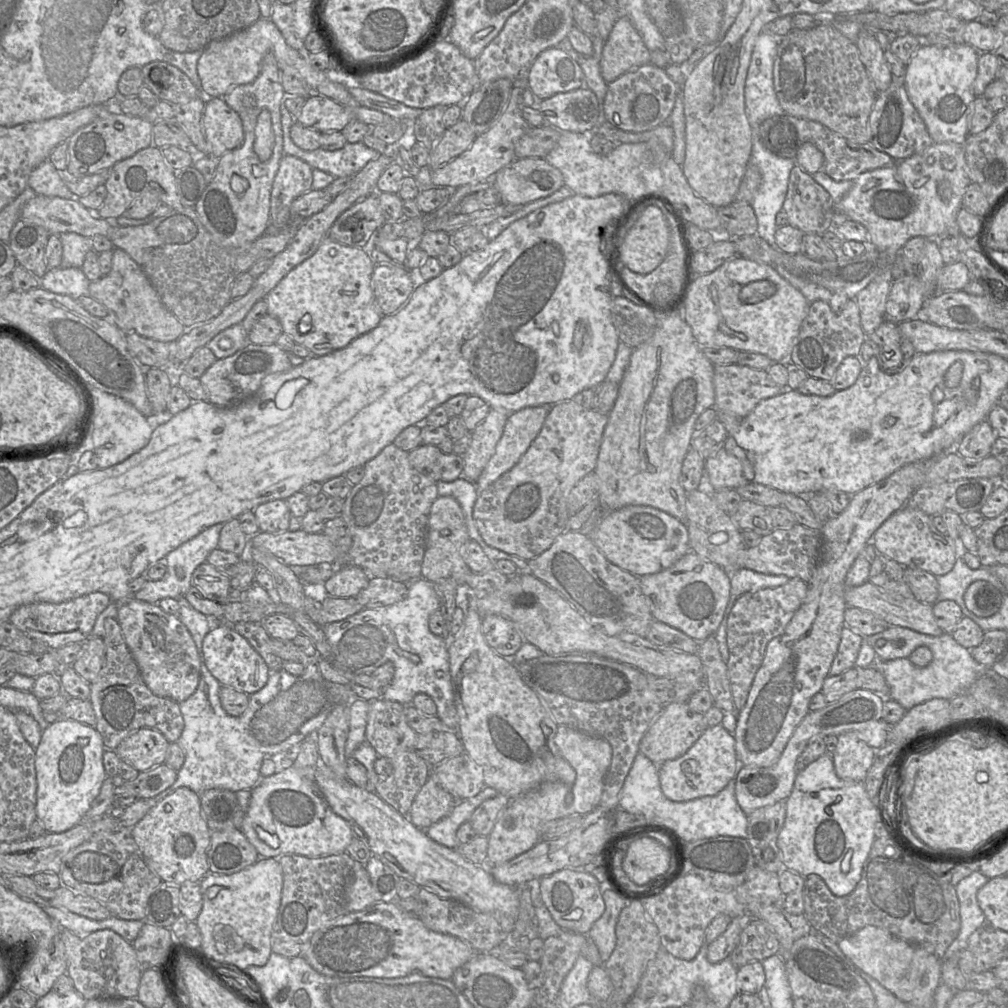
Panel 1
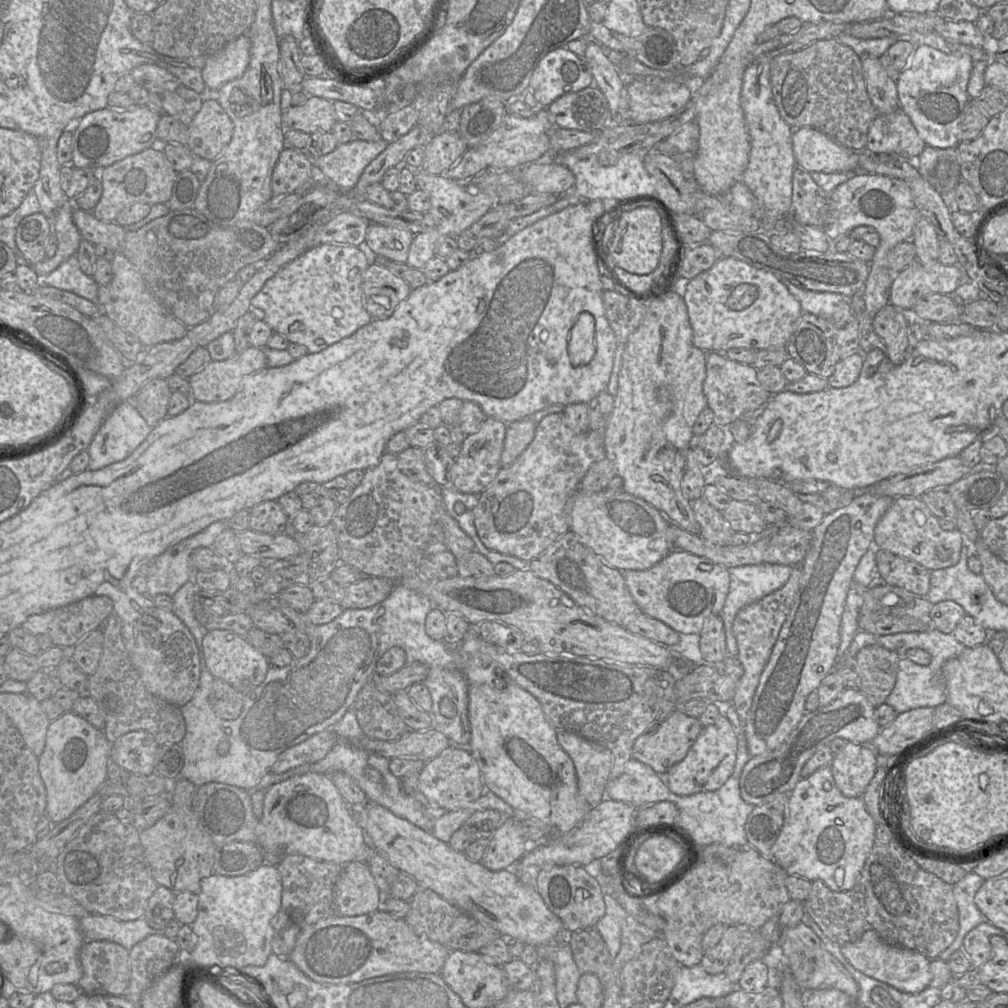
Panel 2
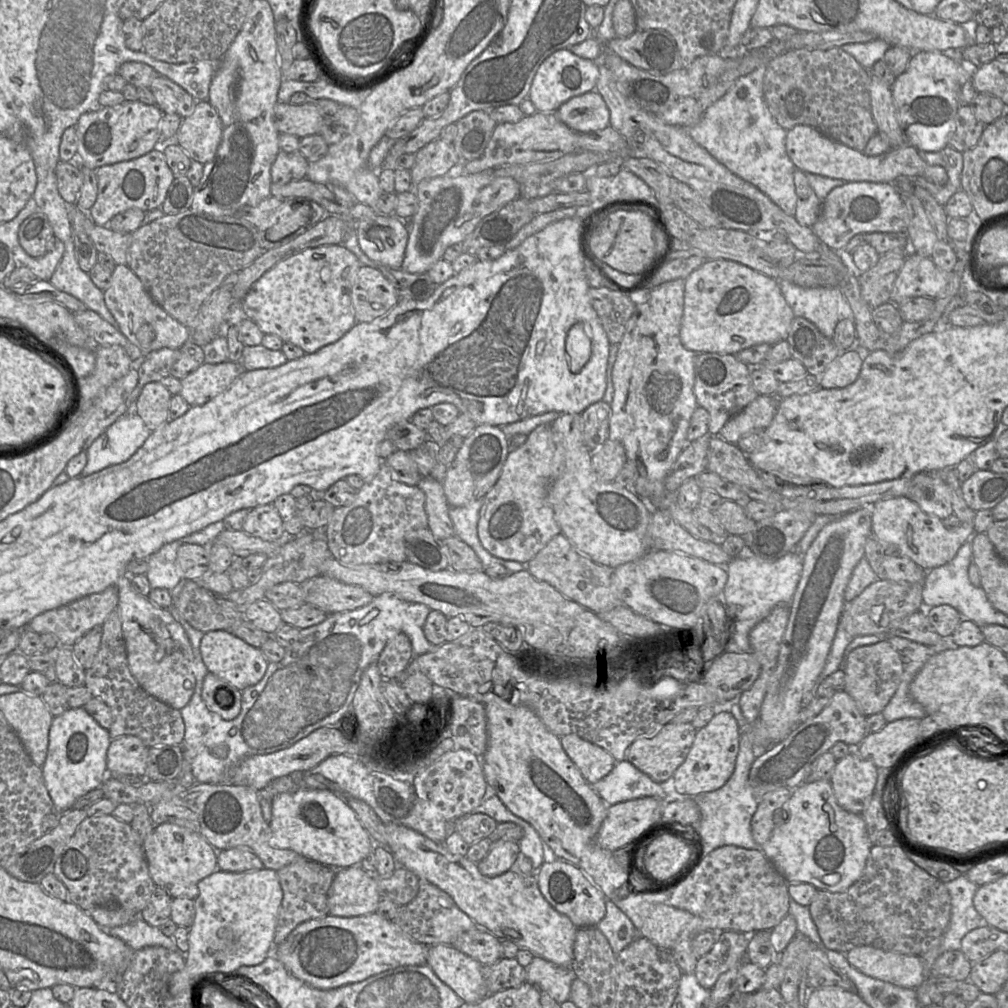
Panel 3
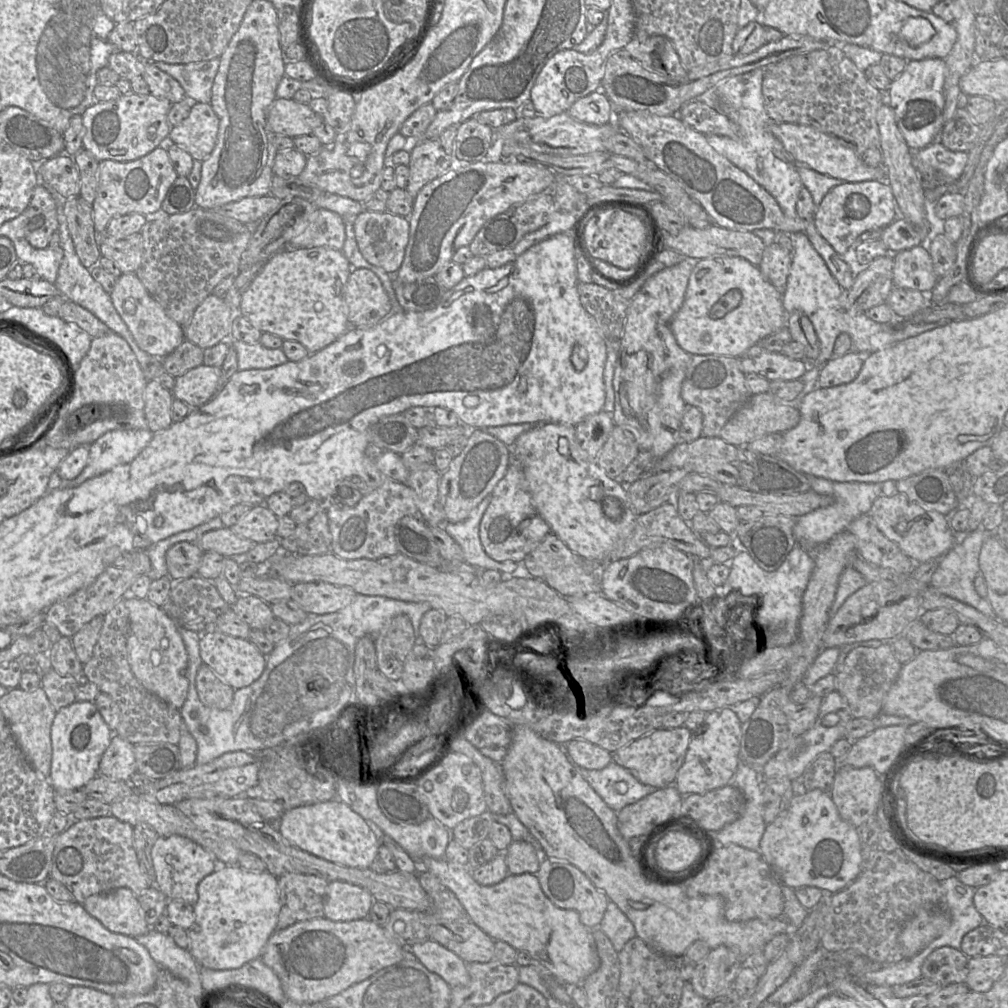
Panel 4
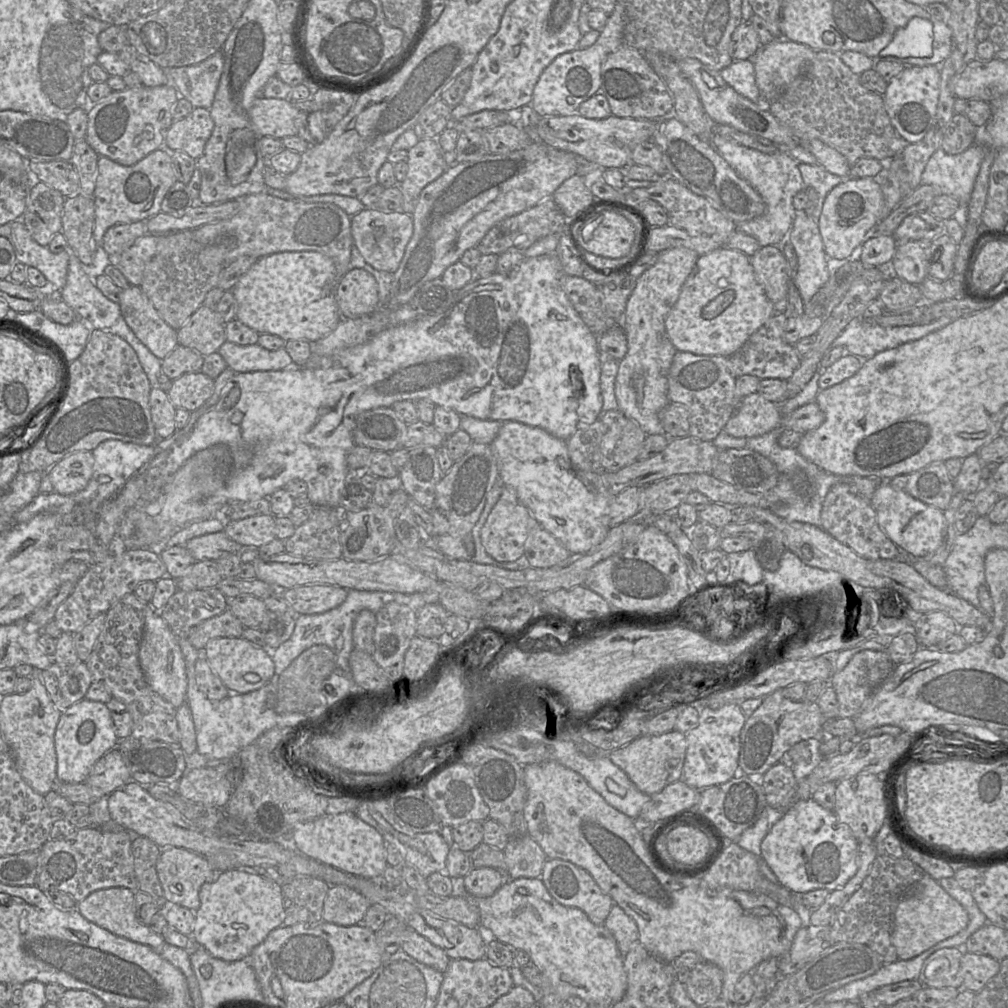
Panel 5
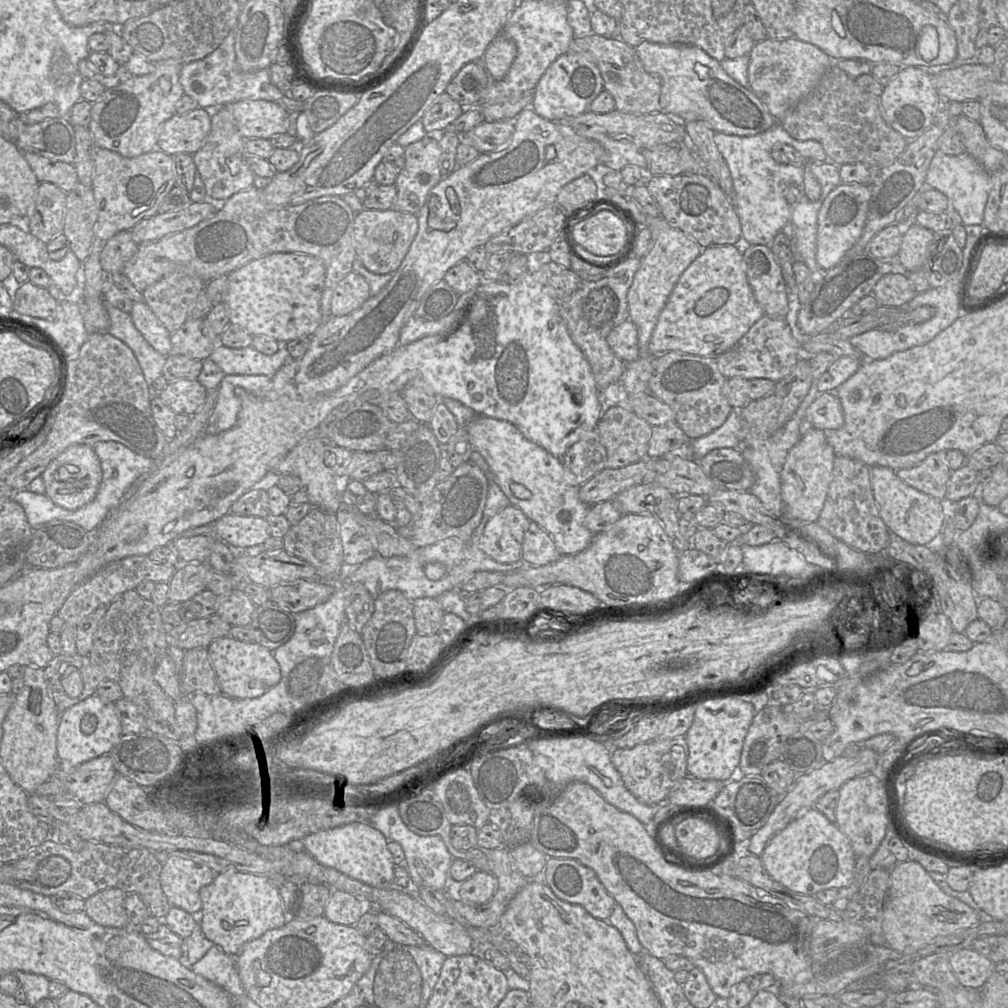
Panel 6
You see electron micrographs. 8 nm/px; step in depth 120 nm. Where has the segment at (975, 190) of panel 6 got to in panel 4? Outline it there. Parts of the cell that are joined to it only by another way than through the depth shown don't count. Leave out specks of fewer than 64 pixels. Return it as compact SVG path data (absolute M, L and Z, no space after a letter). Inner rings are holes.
M939 140L913 151L913 165L923 181L924 190L938 186L936 181L941 179L945 179L945 184L956 181L967 161L968 152L948 150Z

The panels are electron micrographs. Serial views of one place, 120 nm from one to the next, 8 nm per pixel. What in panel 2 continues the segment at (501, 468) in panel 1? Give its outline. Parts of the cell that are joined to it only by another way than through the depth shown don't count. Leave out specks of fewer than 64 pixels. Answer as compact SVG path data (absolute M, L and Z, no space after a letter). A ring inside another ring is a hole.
M529 417L507 423L501 454L501 467L512 464L526 449L534 438L536 425L537 423Z

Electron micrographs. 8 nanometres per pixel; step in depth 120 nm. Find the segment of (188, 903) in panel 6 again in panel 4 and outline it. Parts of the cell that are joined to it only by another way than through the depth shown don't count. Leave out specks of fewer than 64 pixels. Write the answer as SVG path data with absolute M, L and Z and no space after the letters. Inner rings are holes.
M180 835L159 836L152 847L151 858L155 871L154 885L168 900L183 900L193 906L198 900L197 887L200 881L227 866L199 844Z

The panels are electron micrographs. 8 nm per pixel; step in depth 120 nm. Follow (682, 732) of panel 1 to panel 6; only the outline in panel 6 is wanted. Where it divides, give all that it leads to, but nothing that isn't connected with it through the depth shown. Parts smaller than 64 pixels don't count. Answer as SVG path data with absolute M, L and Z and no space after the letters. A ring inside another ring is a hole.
M685 736L653 739L632 748L612 749L611 762L620 773L626 789L640 802L659 806L671 789L687 774L688 746Z

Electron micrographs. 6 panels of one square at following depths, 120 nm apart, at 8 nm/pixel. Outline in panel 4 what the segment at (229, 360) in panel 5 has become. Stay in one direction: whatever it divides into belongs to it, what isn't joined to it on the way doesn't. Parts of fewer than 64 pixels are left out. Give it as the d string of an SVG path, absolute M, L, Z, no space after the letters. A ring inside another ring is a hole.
M227 340L231 344L238 357L238 370L250 369L270 369L288 361L287 356L281 348L270 349L260 342L256 344L247 344L238 340Z

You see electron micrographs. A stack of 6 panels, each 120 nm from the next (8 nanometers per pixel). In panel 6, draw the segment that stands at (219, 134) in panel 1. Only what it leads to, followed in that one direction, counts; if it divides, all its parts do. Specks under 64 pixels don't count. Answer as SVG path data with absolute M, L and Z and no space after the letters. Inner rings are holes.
M201 107L185 114L175 113L161 126L156 148L171 156L178 153L193 155L211 130L211 113Z

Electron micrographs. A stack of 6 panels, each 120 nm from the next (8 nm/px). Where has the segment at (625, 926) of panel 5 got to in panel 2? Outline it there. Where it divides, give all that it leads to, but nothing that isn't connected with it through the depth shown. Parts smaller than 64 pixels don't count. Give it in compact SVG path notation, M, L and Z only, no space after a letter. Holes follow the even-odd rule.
M604 893L603 898L606 913L597 922L595 929L601 934L612 959L614 959L620 950L623 922L628 913L610 894Z

